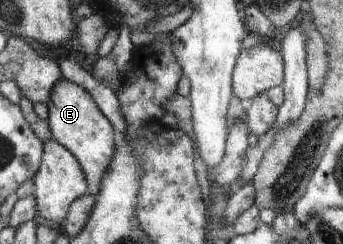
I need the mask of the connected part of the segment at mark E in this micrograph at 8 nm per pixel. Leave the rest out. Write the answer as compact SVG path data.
M65 78L54 86L49 101L45 105L48 107L46 121L52 137L77 157L88 180L88 194L95 196L97 200L104 176L110 170L110 164L116 154L112 124L104 118L104 114L92 102L92 97L88 96L86 90L82 90L80 85Z

